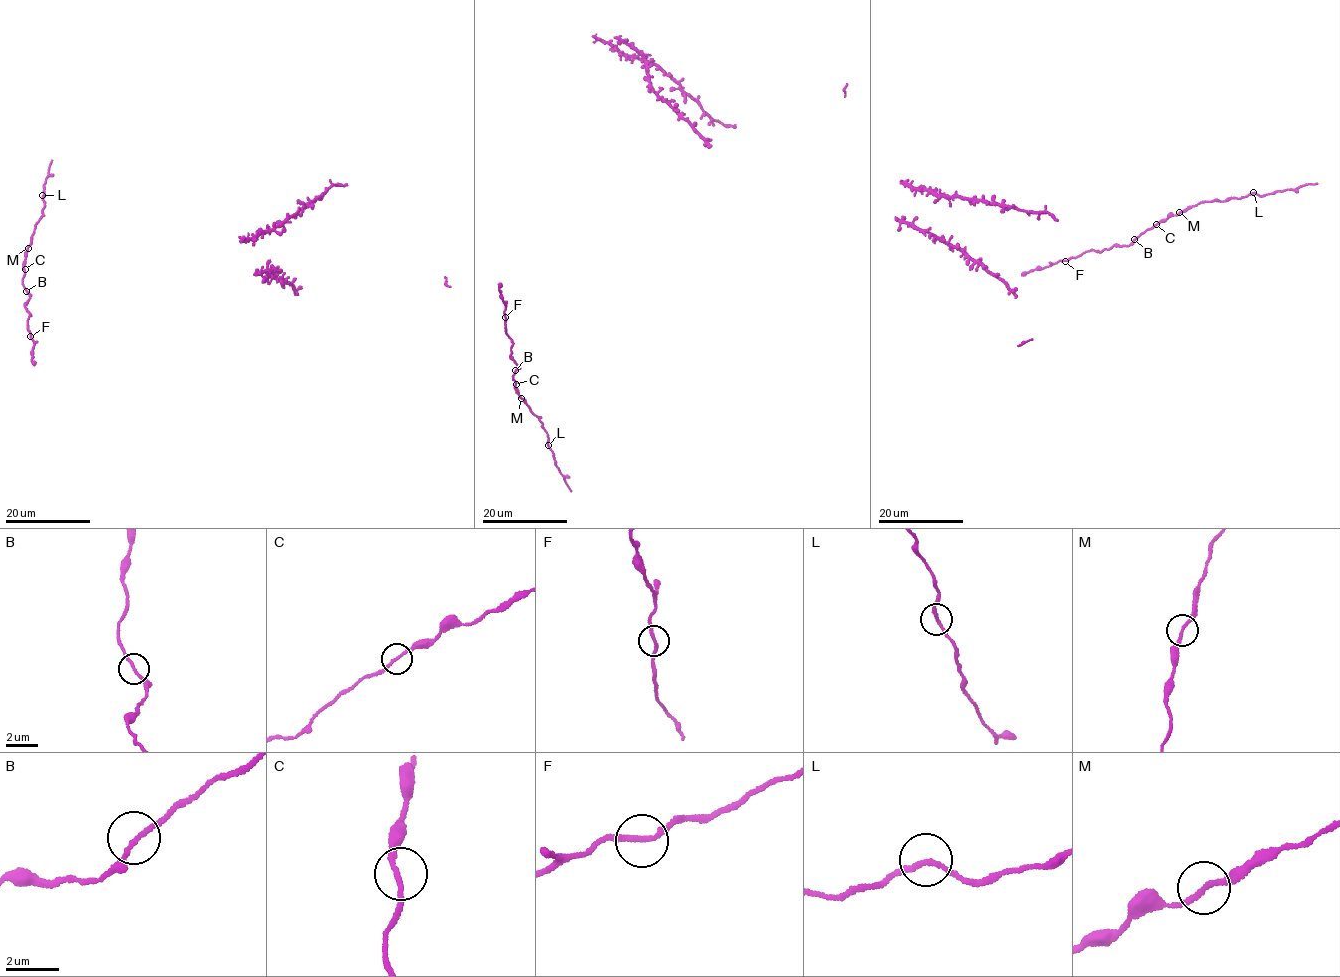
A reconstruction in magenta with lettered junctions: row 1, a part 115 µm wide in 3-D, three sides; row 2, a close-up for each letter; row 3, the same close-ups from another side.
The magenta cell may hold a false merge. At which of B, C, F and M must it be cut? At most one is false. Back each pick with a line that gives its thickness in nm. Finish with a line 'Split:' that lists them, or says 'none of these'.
M: 180 nm thick
Split: M

